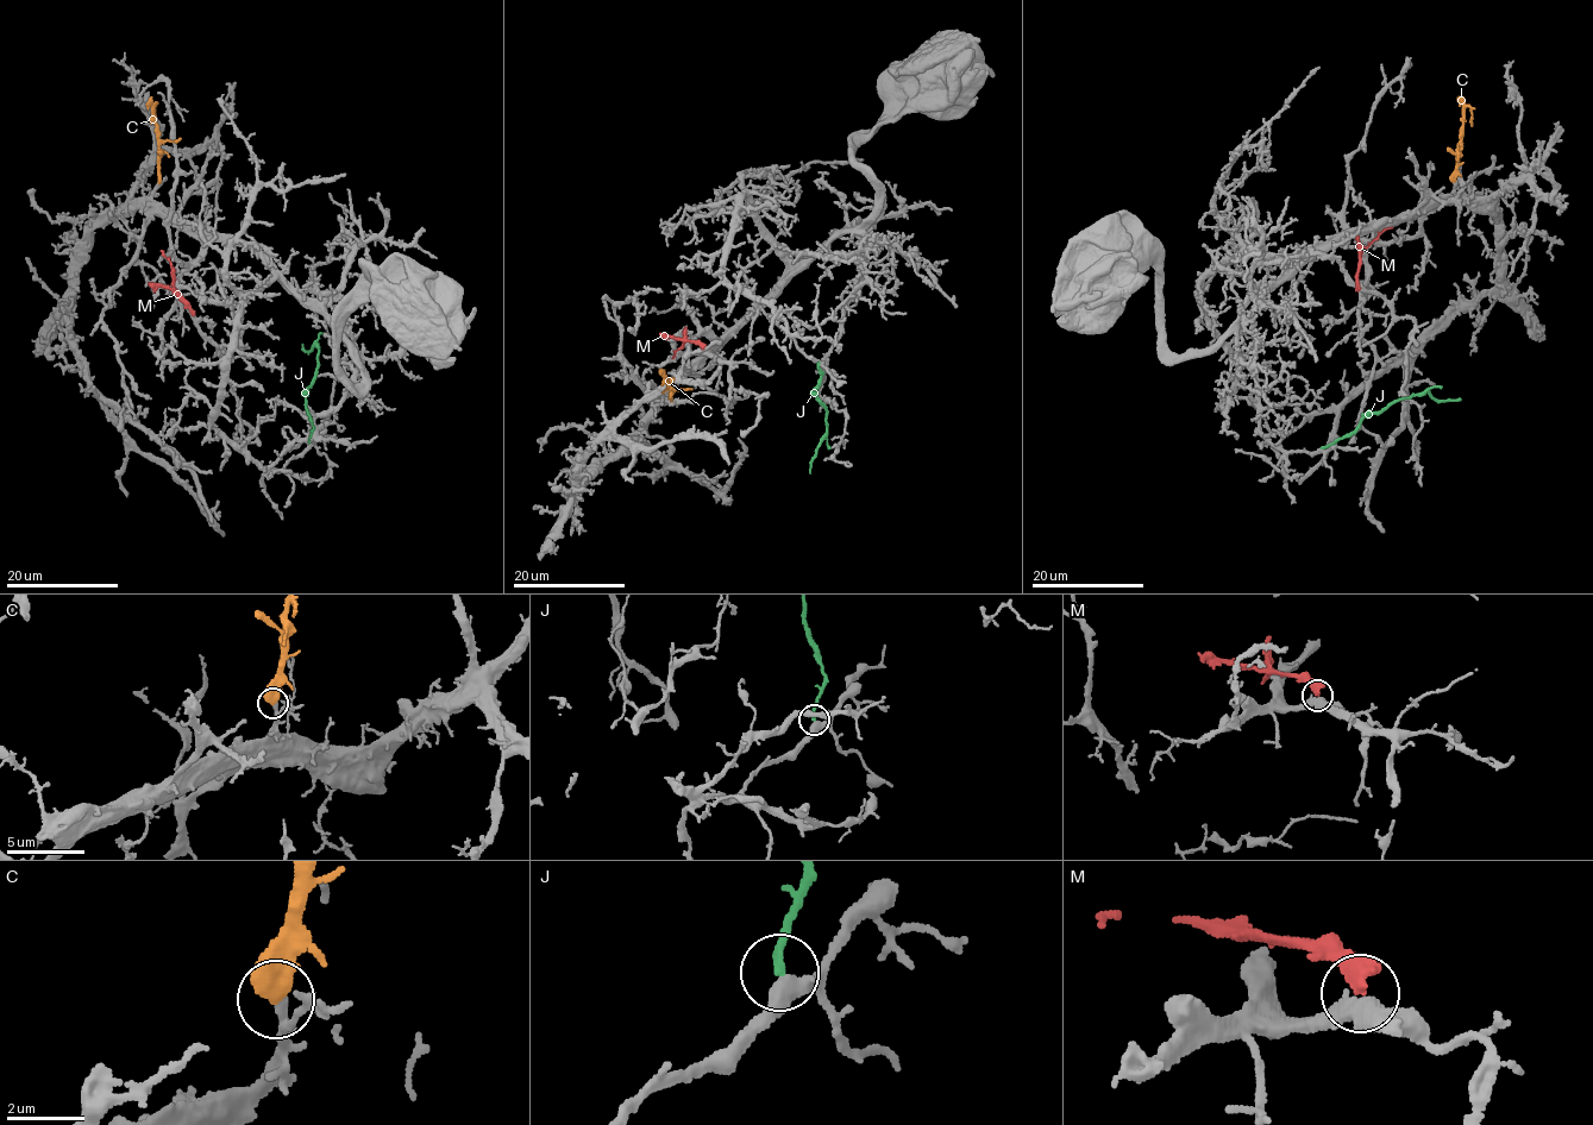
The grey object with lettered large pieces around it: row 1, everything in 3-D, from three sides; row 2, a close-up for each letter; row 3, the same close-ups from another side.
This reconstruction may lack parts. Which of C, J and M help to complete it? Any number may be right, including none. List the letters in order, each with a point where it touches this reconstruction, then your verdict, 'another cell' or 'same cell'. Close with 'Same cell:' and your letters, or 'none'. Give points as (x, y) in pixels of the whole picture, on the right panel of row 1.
C: (1454, 181) | same cell
J: (1322, 447) | another cell
M: (1360, 288) | another cell
Same cell: C

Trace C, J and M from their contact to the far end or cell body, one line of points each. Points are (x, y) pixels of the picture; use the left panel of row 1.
C: (158, 183), (155, 104), (150, 124)
J: (309, 441), (313, 426), (306, 407), (306, 391), (318, 366), (319, 347), (315, 344), (307, 352), (302, 344)
M: (192, 312), (175, 289), (171, 263), (161, 251)

